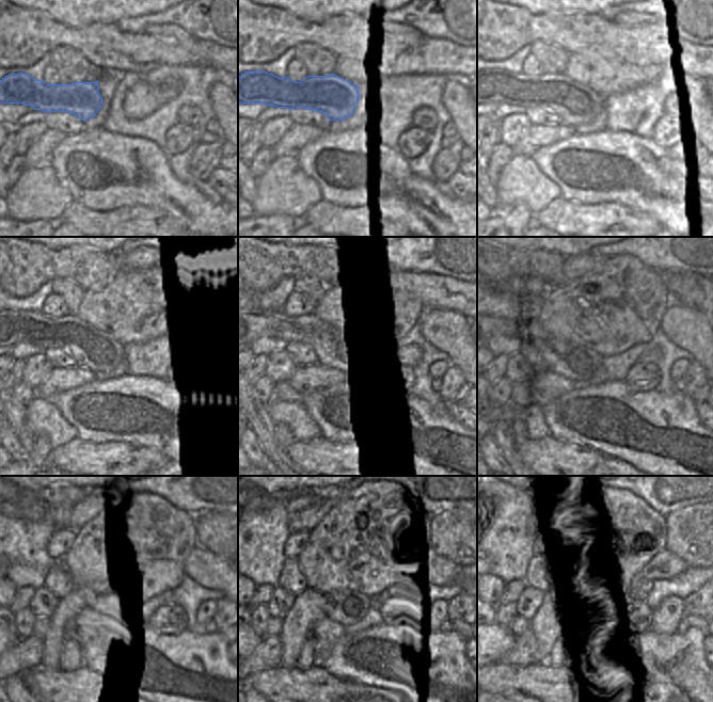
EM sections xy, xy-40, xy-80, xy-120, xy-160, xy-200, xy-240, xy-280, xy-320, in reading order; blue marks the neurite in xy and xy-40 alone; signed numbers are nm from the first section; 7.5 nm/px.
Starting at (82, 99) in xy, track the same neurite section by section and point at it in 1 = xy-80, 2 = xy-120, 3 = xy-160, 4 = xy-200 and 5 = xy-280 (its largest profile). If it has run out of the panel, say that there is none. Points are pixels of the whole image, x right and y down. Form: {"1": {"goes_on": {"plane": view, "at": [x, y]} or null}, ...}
{"1": {"goes_on": {"plane": "xy-80", "at": [575, 104]}}, "2": {"goes_on": {"plane": "xy-120", "at": [96, 350]}}, "3": {"goes_on": {"plane": "xy-160", "at": [334, 352]}}, "4": {"goes_on": {"plane": "xy-200", "at": [575, 363]}}, "5": {"goes_on": {"plane": "xy-280", "at": [347, 607]}}}

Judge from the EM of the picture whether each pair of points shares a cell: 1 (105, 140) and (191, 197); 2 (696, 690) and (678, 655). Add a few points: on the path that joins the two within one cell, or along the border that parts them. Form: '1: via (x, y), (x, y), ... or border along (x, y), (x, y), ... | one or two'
1: via (127, 146), (138, 146), (169, 181) | one
2: via (692, 682), (685, 664) | one

